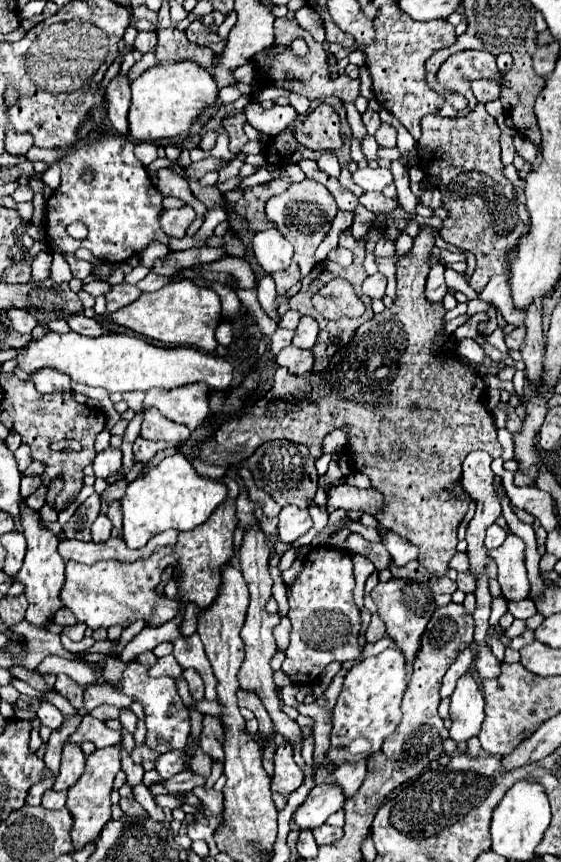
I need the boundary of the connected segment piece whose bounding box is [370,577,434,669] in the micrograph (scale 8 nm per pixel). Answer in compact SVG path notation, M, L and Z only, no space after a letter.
M392 577L384 583L378 583L370 595L372 595L374 603L378 605L380 619L386 625L386 635L402 651L402 655L406 657L406 665L410 669L418 651L420 651L422 633L426 631L426 625L428 625L428 621L434 613L434 609L432 609L434 595L432 595L430 587L426 583L420 583L420 581L414 581L414 579L394 579Z

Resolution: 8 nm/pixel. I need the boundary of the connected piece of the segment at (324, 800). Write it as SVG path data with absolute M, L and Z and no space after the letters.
M316 785L308 799L294 811L292 823L298 829L316 829L344 803L344 793L338 785Z

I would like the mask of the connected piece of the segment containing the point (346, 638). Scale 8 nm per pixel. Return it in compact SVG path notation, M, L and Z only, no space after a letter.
M320 547L318 551L310 551L304 559L304 569L294 579L294 583L288 585L288 619L292 623L290 631L290 645L286 649L286 659L282 663L282 671L290 677L292 683L312 683L322 675L328 663L338 661L350 661L358 659L362 649L358 647L358 635L360 635L360 611L354 605L352 599L354 589L354 571L352 571L352 559L346 553L340 553L332 547Z

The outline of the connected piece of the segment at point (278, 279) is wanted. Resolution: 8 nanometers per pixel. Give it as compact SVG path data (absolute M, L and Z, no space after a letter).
M292 263L288 269L284 271L276 271L276 273L270 273L270 277L274 279L276 283L276 293L278 295L286 295L286 291L296 283L300 281L300 269L296 263Z

